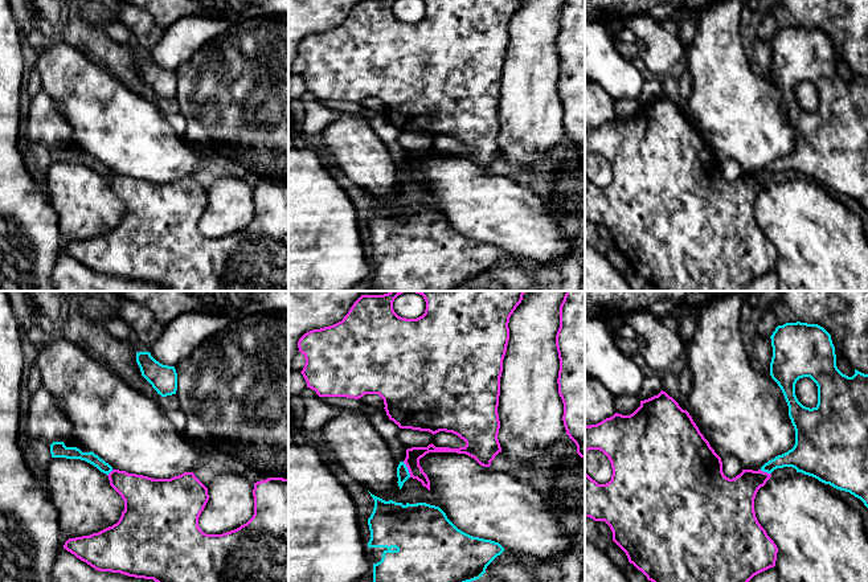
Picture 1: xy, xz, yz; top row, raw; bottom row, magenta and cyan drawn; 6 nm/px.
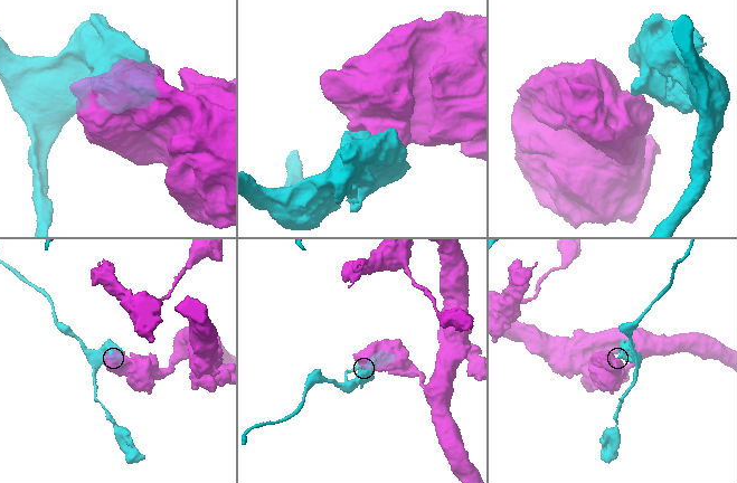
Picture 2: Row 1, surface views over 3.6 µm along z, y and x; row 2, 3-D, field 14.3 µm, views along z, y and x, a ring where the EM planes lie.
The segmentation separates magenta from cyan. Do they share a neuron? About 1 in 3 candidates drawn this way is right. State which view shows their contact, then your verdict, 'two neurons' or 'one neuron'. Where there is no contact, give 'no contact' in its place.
xz | two neurons

